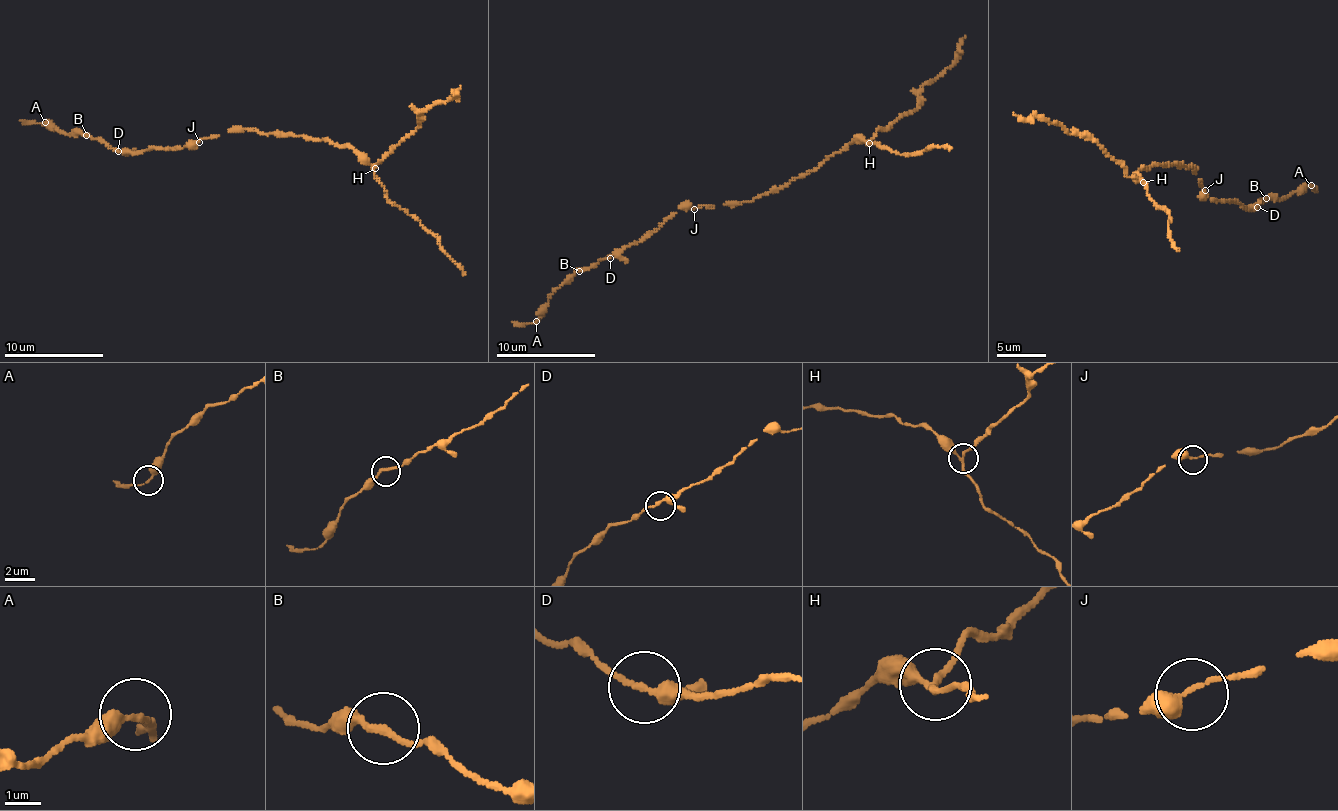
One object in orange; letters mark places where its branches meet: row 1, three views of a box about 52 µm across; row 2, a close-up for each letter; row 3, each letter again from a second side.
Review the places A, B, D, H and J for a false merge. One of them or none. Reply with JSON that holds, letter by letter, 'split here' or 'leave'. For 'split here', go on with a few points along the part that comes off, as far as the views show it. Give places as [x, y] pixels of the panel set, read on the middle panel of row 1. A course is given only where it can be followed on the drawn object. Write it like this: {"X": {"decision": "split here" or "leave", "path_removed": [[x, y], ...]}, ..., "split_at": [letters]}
{"A": {"decision": "leave"}, "B": {"decision": "leave"}, "D": {"decision": "leave"}, "H": {"decision": "split here", "path_removed": [[869, 142], [876, 131], [917, 108], [920, 88], [933, 82], [953, 63], [960, 40], [965, 36]]}, "J": {"decision": "leave"}, "split_at": ["H"]}

